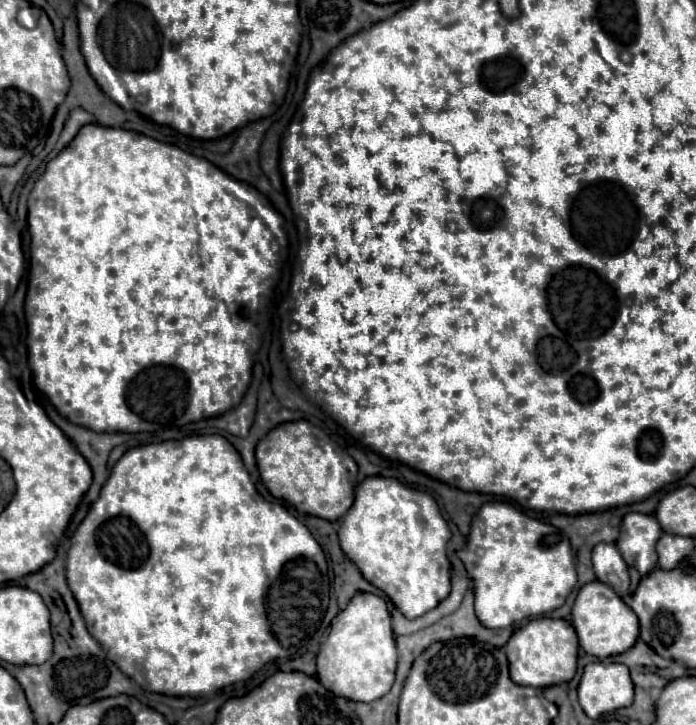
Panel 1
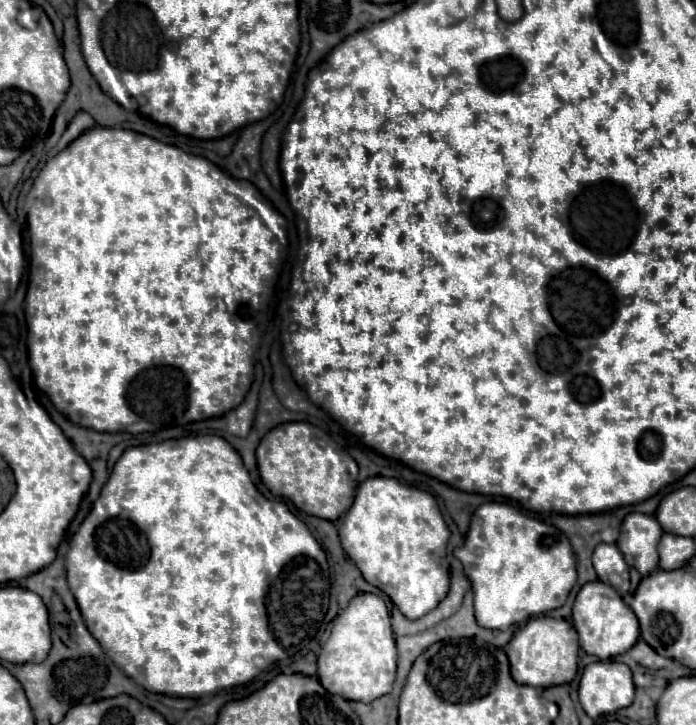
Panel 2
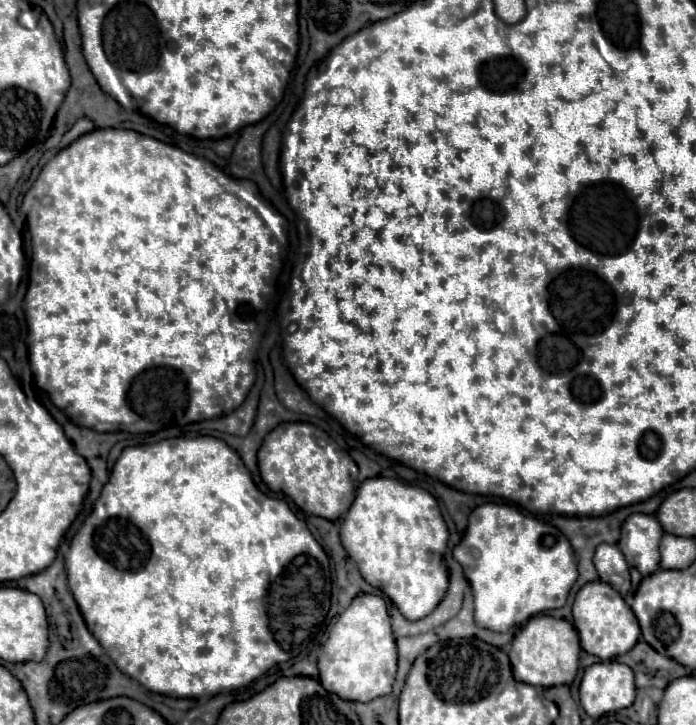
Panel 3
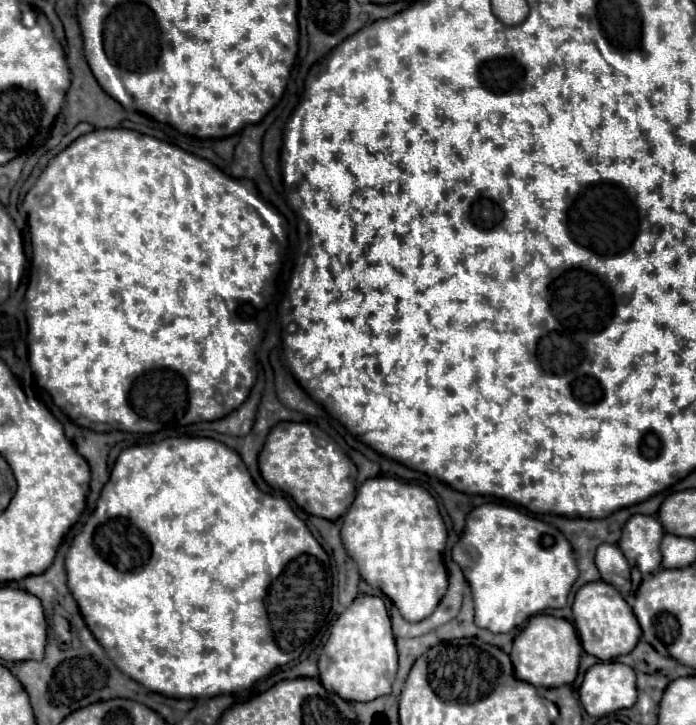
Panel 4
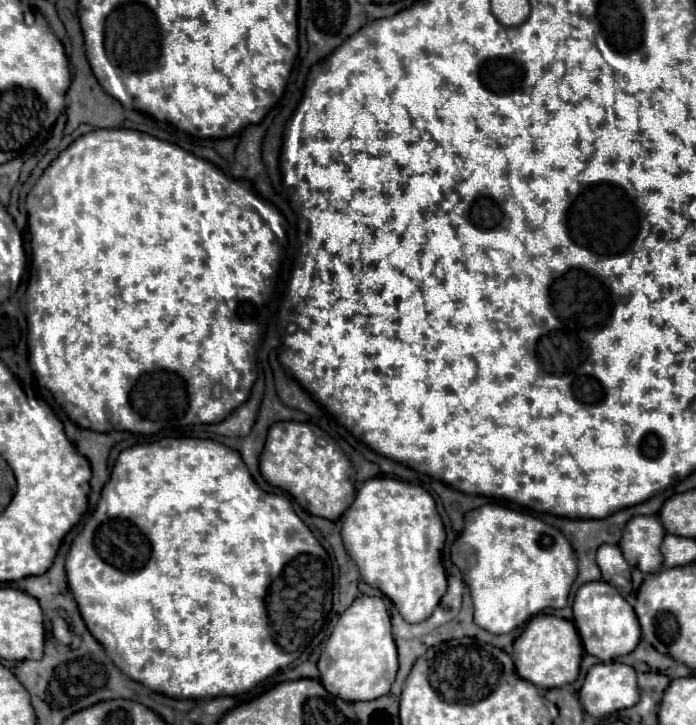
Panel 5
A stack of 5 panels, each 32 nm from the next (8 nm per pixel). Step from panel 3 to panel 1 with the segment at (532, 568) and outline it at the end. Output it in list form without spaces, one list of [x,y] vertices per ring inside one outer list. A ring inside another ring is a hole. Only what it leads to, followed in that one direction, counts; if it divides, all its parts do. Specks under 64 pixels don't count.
[[[488,502],[482,504],[476,516],[472,518],[470,534],[466,548],[458,550],[458,558],[464,562],[468,576],[474,582],[474,608],[482,626],[486,628],[508,628],[520,624],[530,616],[540,616],[560,608],[576,584],[576,566],[568,536],[554,528],[552,524],[540,522],[522,514],[506,502]]]

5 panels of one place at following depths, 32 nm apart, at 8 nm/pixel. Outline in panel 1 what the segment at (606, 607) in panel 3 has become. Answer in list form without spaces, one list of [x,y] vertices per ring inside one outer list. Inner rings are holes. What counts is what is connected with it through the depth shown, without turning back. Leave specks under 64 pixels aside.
[[[594,580],[580,588],[576,602],[572,606],[572,624],[576,628],[580,646],[586,654],[592,654],[600,660],[608,656],[622,654],[634,646],[638,640],[638,620],[632,608],[628,608],[622,598],[606,584]]]

